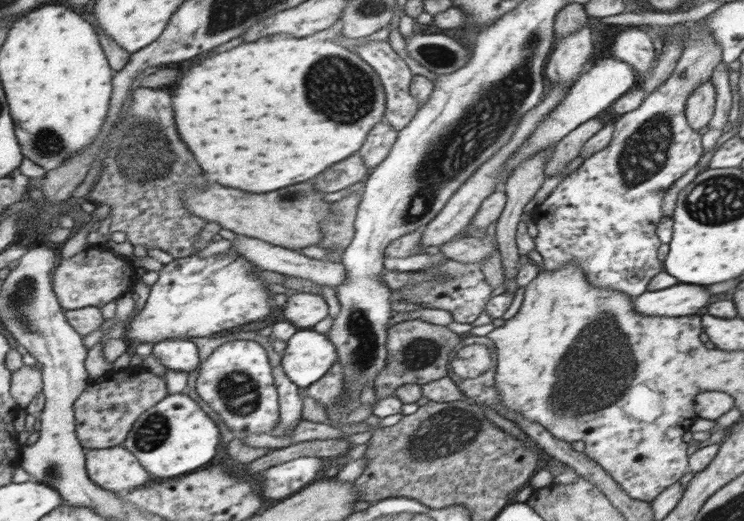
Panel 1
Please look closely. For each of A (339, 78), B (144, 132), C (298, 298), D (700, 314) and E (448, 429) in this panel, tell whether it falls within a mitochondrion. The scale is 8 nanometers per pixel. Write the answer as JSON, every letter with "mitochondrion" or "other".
{"A":"mitochondrion","B":"mitochondrion","C":"other","D":"other","E":"mitochondrion"}

